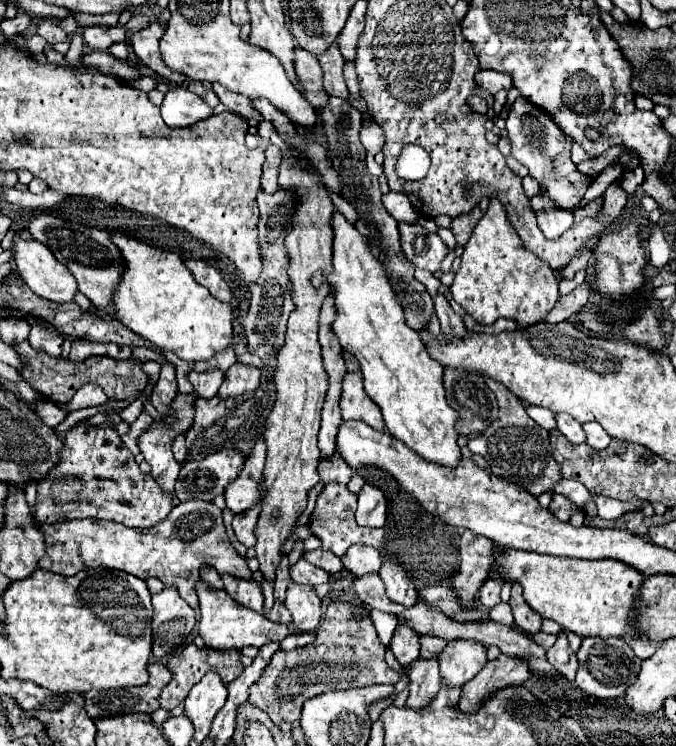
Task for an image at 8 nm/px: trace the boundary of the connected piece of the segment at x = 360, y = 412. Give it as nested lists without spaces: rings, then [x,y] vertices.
[[[361,373],[345,375],[343,395],[341,395],[341,411],[343,411],[343,417],[359,417],[361,421],[365,421],[371,427],[379,427],[381,431],[385,429],[379,405],[375,405],[363,389]]]

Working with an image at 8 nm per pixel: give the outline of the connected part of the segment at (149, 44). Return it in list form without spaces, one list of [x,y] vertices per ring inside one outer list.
[[[153,21],[147,29],[141,29],[137,33],[131,35],[131,47],[135,51],[135,55],[151,69],[155,71],[159,77],[171,81],[171,83],[177,83],[181,85],[185,81],[183,75],[175,75],[161,59],[161,53],[159,53],[159,39],[163,37],[163,31],[165,31],[165,25],[161,21]]]

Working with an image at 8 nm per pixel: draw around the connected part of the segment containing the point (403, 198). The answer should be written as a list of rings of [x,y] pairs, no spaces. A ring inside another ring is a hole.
[[[389,191],[383,195],[383,205],[385,209],[397,219],[397,221],[407,221],[407,223],[413,223],[417,221],[419,213],[411,207],[411,201],[407,199],[407,195],[403,193],[395,193],[395,191]]]

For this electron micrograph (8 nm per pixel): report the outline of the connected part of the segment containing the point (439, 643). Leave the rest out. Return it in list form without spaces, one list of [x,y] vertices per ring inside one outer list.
[[[429,635],[421,637],[421,655],[423,655],[423,659],[439,655],[443,651],[443,647],[445,647],[445,639],[429,637]]]

